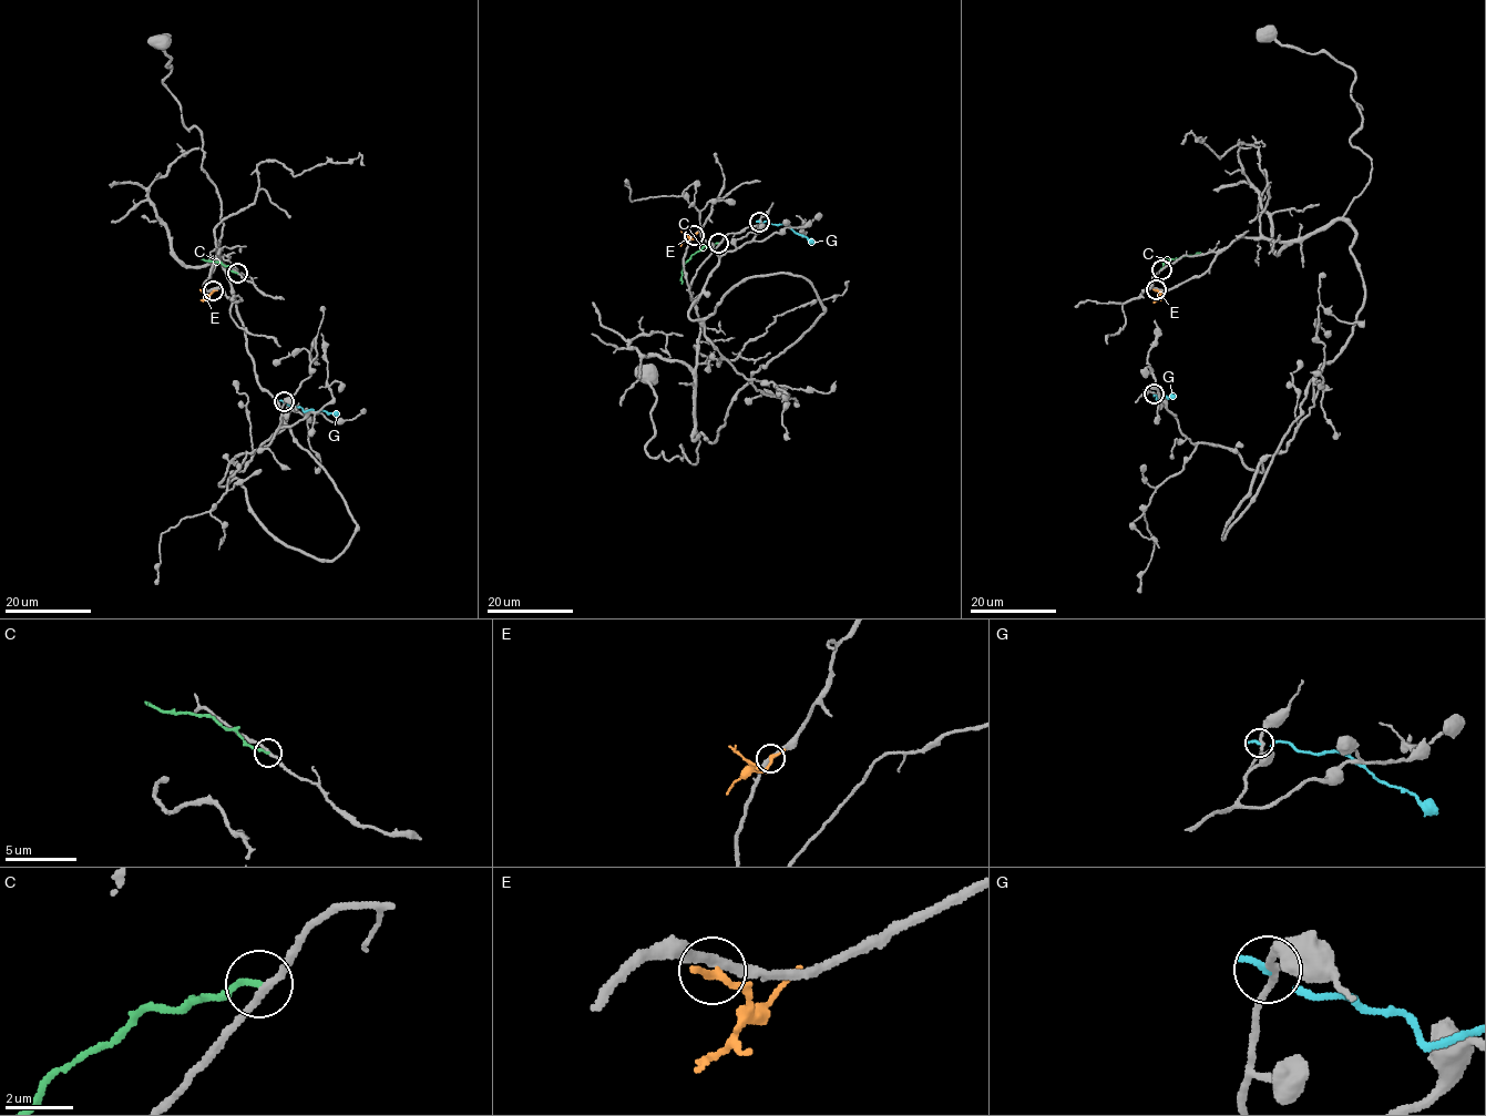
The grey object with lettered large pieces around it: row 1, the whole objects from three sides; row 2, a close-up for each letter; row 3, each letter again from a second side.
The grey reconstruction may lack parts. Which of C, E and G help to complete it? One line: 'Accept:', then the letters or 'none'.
Accept: none

